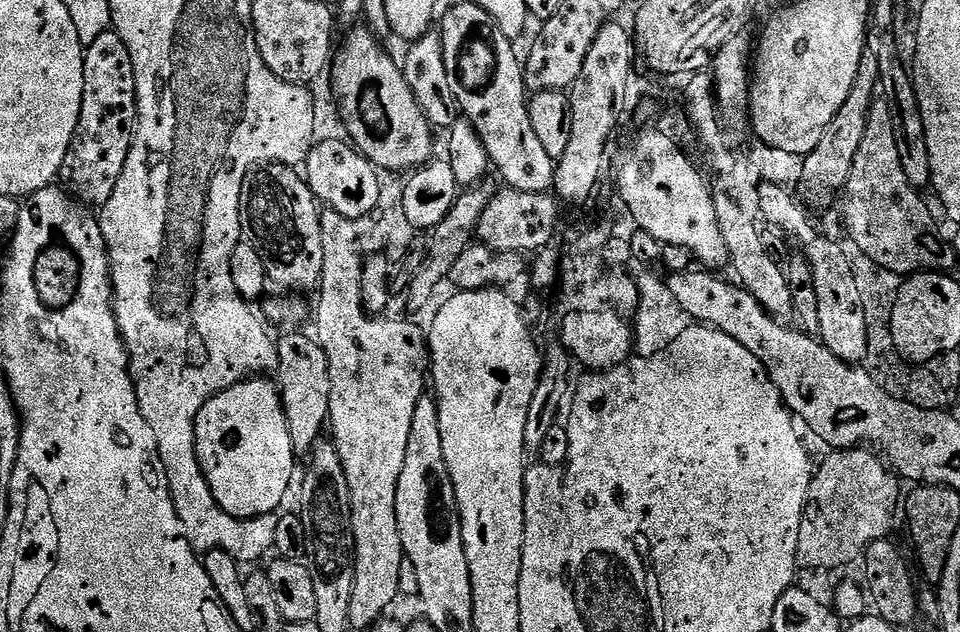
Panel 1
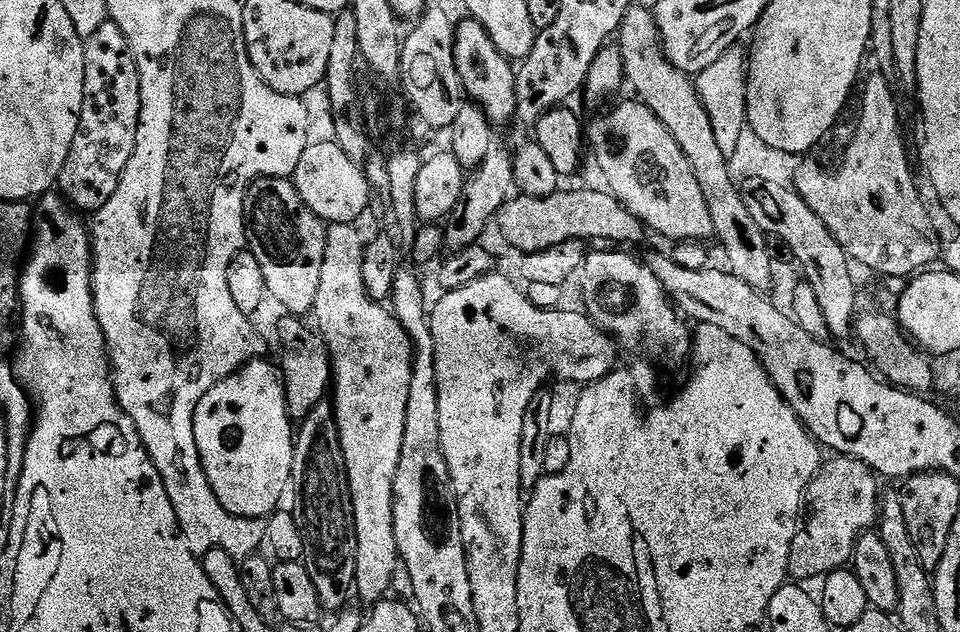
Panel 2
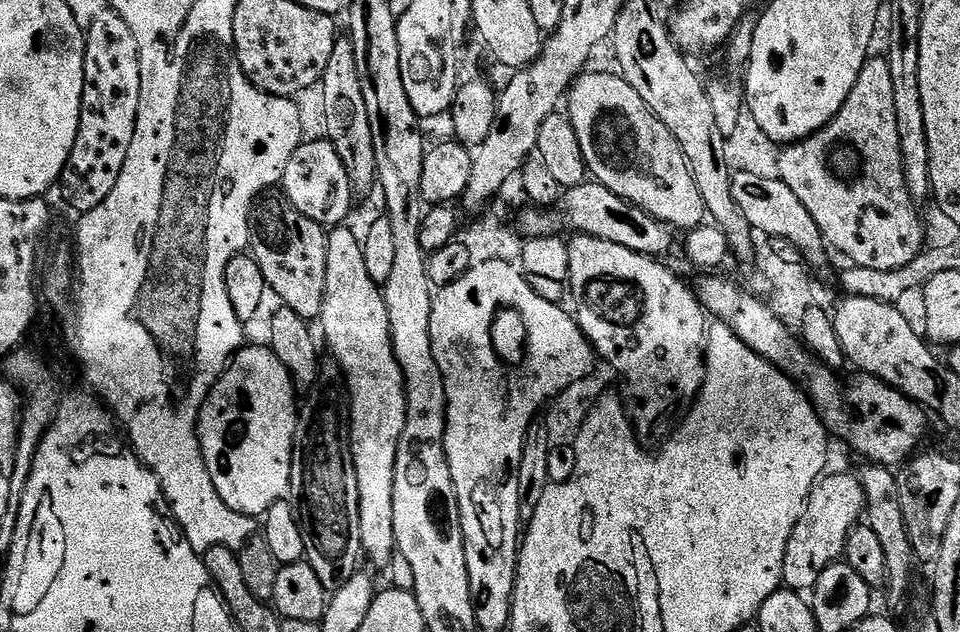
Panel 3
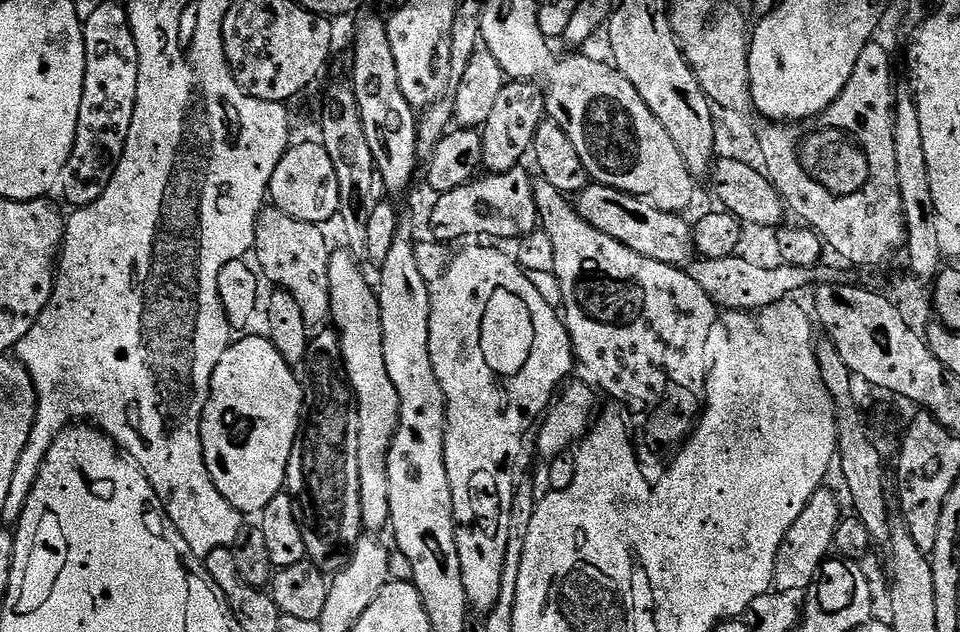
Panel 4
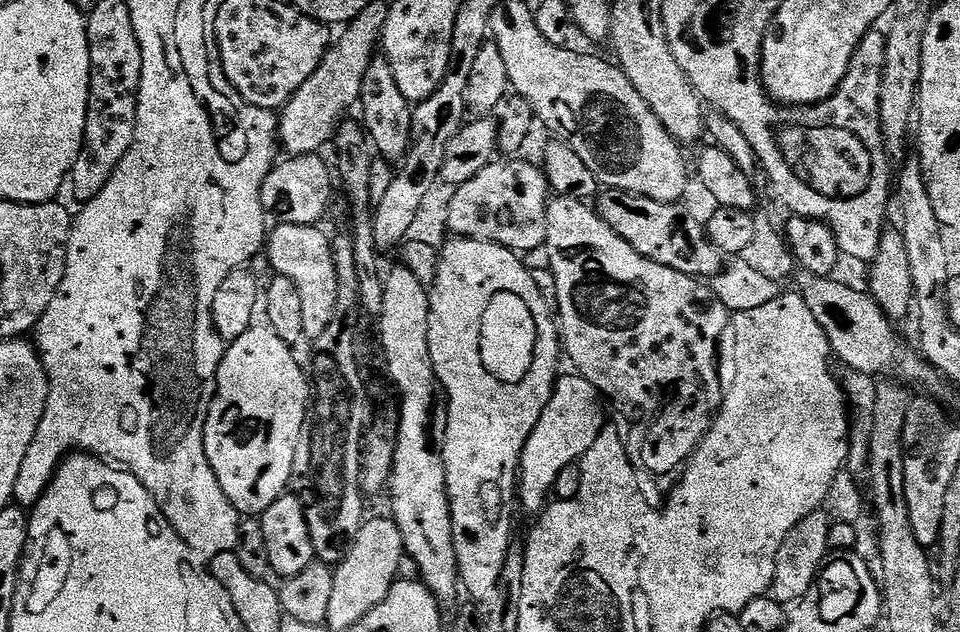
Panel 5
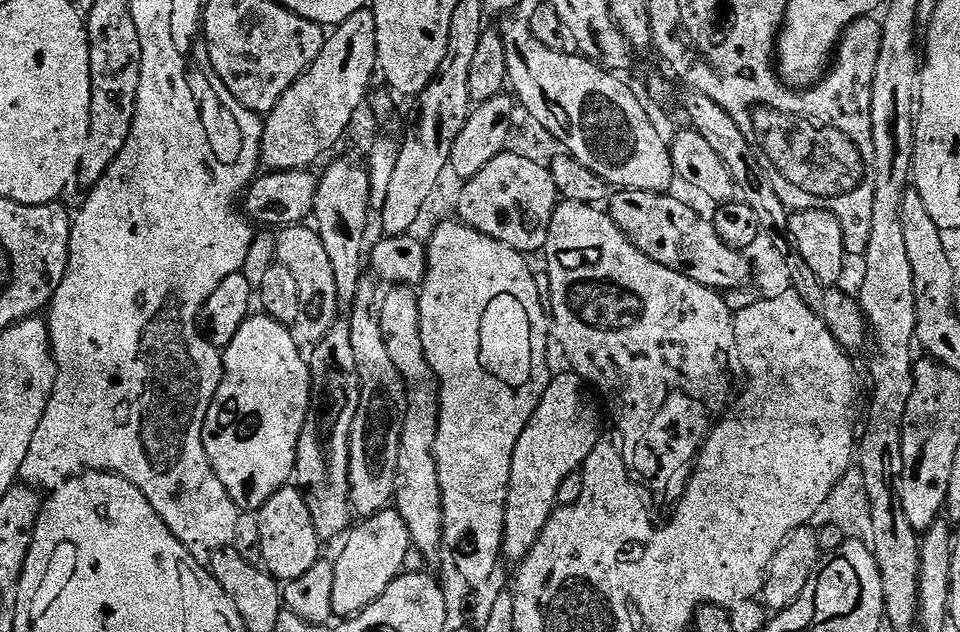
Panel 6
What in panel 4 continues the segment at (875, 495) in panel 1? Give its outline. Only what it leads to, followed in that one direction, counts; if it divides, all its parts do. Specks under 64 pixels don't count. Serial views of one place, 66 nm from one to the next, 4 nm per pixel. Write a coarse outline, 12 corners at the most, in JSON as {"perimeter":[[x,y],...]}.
{"perimeter":[[821,486],[778,550],[775,591],[812,587],[841,519]]}

